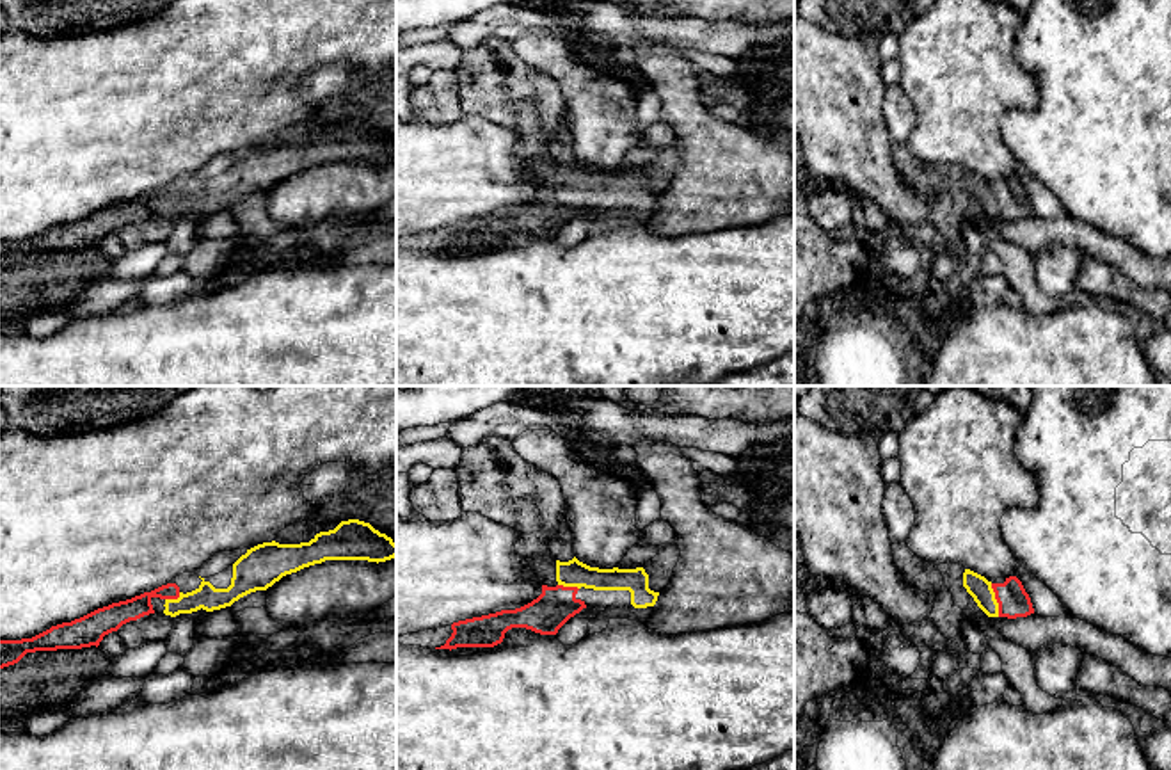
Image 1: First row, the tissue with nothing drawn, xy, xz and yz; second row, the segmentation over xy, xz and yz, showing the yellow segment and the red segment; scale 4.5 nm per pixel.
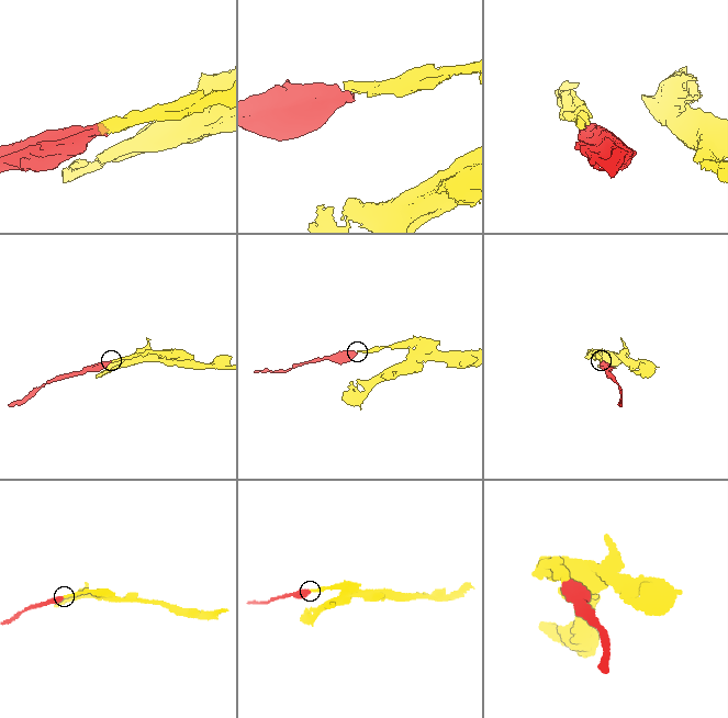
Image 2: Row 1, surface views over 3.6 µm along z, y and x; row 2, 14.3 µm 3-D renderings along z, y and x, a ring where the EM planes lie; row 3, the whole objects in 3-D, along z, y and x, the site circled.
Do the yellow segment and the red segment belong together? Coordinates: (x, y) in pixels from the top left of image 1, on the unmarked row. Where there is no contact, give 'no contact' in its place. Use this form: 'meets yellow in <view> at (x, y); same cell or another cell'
meets yellow in yz at (995, 201); same cell

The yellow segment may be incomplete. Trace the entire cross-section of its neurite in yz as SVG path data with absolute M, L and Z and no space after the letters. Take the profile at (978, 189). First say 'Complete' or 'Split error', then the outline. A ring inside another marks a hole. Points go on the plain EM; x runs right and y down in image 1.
Split error. M965 171L963 188L988 219L1027 219L1034 215L1029 196L1016 178L1004 185L992 185L984 178Z

